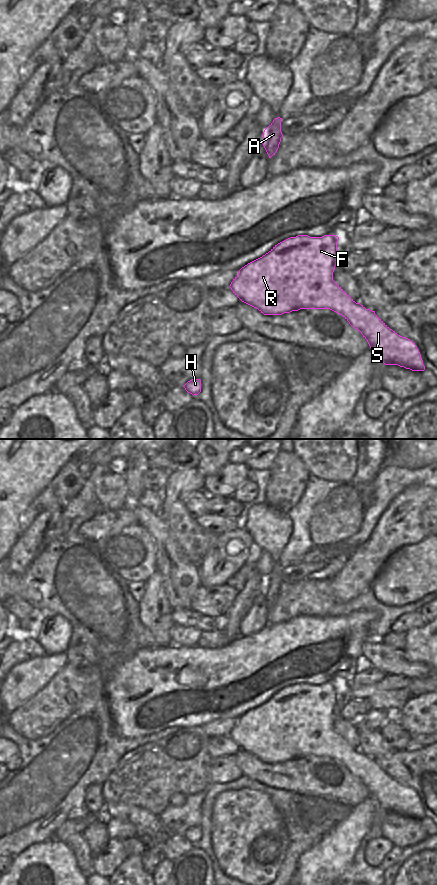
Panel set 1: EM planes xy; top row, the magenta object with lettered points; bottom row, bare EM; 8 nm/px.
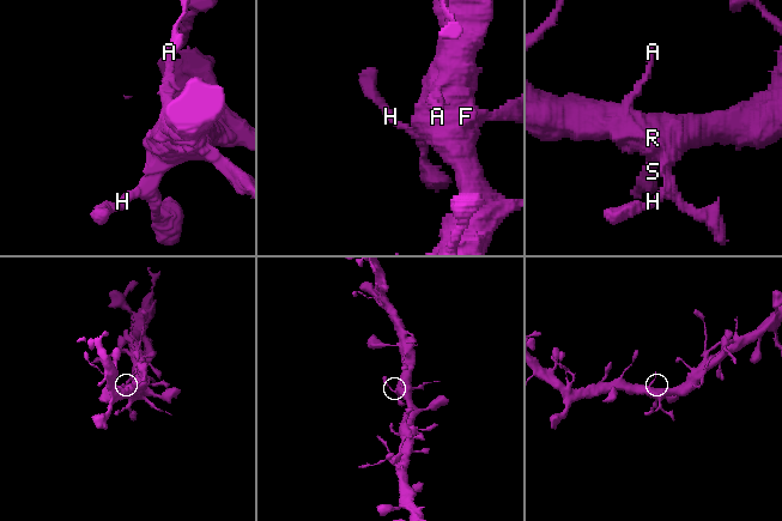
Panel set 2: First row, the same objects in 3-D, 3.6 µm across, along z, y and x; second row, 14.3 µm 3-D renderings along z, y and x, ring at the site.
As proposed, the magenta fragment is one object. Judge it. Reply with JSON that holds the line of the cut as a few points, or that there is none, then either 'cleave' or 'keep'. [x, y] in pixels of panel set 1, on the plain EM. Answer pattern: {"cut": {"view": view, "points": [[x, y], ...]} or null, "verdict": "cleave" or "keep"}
{"cut": null, "verdict": "keep"}

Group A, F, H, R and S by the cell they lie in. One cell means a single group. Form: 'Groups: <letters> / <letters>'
Groups: A F H R S

